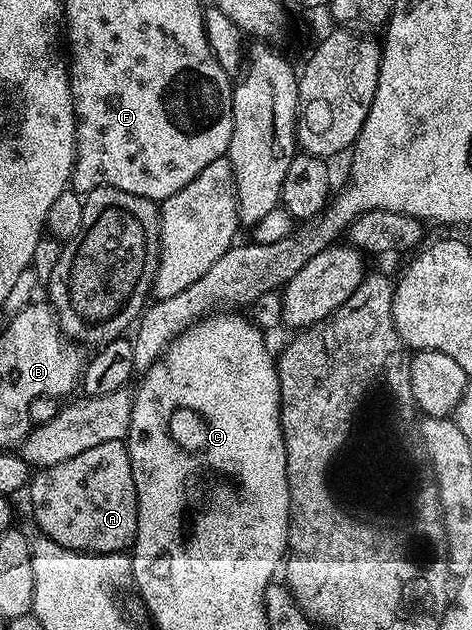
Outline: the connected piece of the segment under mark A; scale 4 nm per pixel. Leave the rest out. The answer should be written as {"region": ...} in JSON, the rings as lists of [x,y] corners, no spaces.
{"region":[[[122,440],[103,441],[103,445],[94,445],[92,449],[86,449],[84,453],[79,453],[59,465],[38,470],[36,474],[32,476],[27,488],[27,496],[28,495],[29,503],[33,506],[33,519],[37,522],[38,529],[41,530],[38,532],[40,532],[44,538],[55,541],[55,545],[63,545],[72,551],[92,551],[95,555],[115,553],[116,551],[128,552],[133,546],[133,542],[137,536],[137,494],[135,493],[135,477],[131,473],[129,449]]]}

